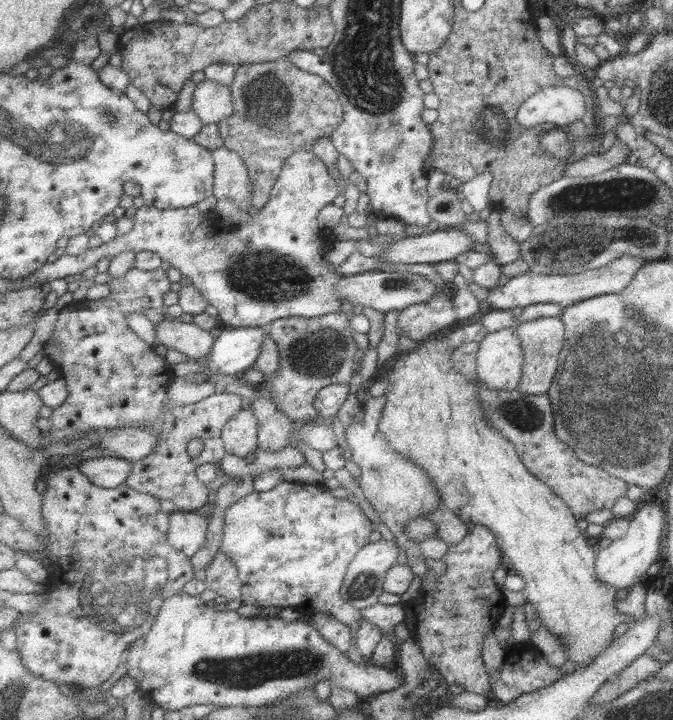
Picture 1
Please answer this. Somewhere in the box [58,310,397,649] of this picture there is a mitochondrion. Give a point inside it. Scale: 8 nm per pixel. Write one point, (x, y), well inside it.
(121, 589)

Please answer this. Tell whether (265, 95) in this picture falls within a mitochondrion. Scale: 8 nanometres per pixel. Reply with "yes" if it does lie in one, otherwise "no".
yes

